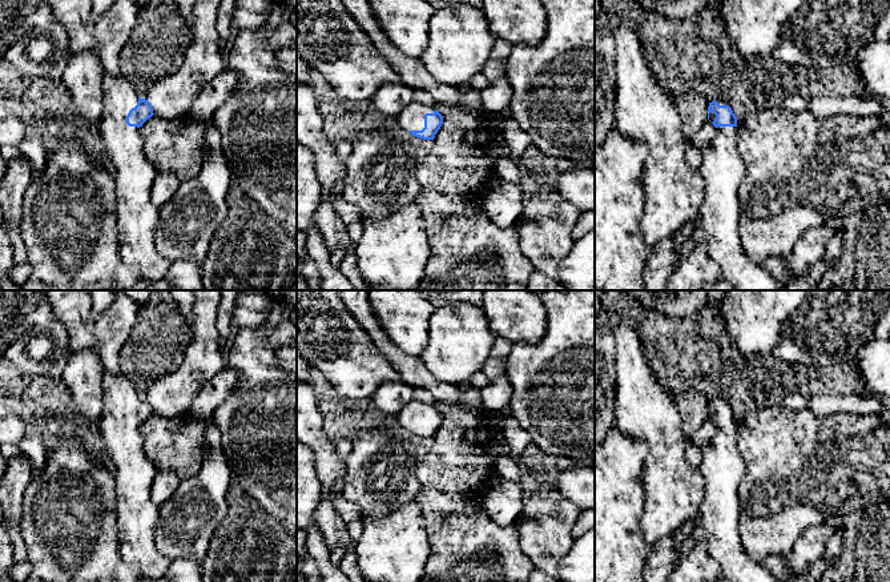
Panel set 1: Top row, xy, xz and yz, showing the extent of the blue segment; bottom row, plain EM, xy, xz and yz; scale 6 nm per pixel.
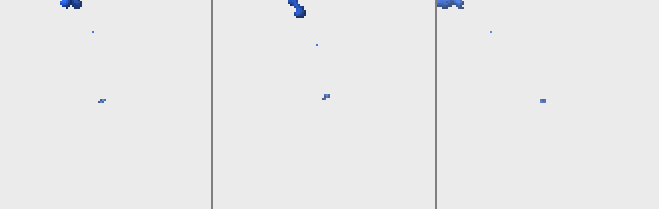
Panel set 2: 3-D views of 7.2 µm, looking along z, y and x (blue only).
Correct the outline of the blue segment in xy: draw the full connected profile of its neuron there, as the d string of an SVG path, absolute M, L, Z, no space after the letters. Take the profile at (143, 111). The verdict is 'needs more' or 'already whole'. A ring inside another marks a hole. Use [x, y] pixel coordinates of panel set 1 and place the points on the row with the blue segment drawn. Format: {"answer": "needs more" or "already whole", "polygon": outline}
{"answer": "needs more", "polygon": "M120 73L102 77L104 111L98 133L114 168L114 194L120 258L140 269L141 280L150 284L165 277L170 262L156 248L158 208L152 201L156 165L144 152L140 127L153 108Z"}

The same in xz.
{"answer": "needs more", "polygon": "M408 103L395 119L396 127L423 140L434 140L443 124L443 116L422 103Z"}

